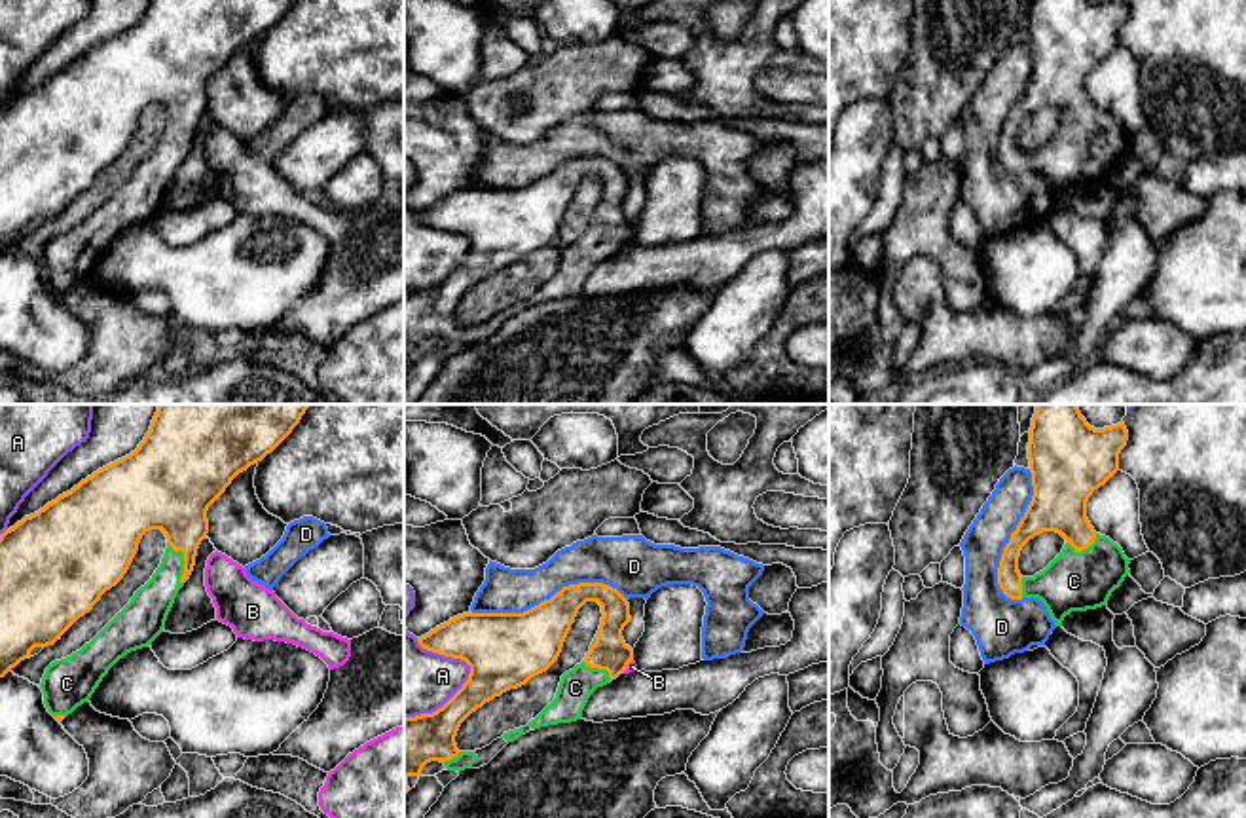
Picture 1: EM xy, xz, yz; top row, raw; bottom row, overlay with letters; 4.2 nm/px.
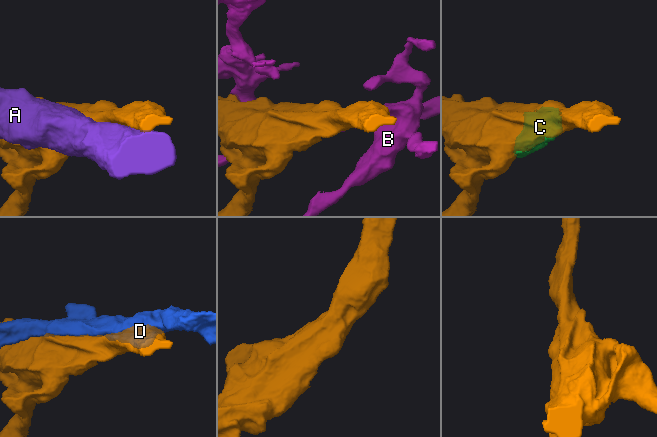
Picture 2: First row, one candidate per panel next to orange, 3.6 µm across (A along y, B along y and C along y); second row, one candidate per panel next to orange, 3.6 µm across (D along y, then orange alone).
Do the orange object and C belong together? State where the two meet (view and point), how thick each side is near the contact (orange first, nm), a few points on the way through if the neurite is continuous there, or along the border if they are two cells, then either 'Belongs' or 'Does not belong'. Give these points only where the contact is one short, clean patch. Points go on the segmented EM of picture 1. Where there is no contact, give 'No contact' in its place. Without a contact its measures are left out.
Touches orange at xy (184, 560). Thickness 260 nm (orange) against 160 nm. Belongs

